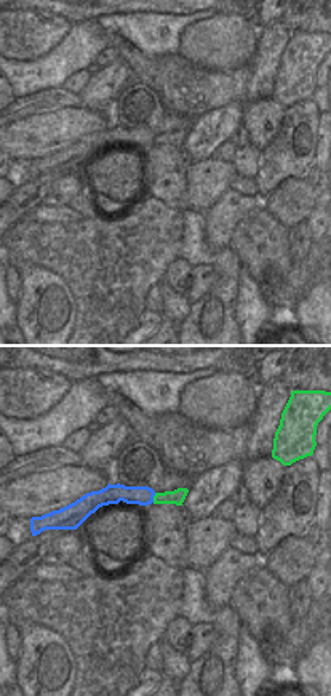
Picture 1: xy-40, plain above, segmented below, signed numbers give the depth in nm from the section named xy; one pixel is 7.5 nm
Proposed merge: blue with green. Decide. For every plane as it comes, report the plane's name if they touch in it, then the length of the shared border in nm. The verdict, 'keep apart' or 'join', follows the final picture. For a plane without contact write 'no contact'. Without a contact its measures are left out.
meets blue in xy-40; contact 80 nm long

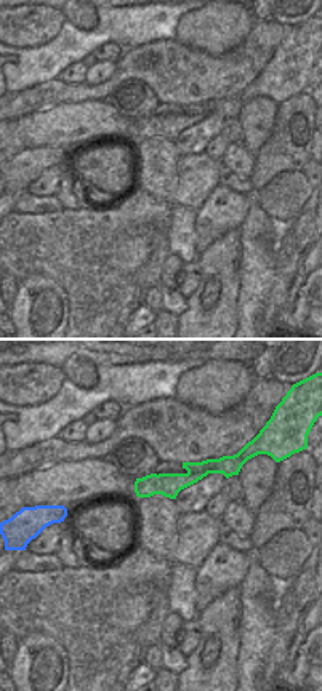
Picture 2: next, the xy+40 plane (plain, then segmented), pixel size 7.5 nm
no contact

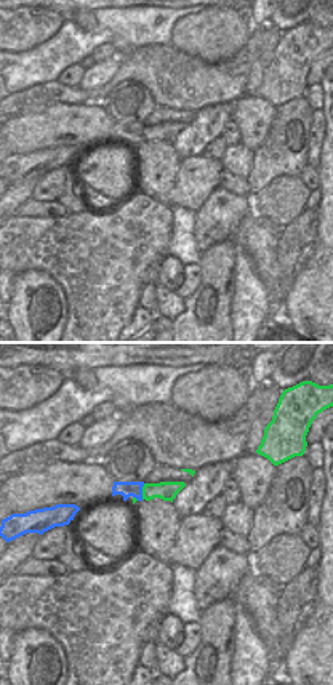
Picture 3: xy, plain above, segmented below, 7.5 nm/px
meets blue in xy; contact 120 nm long

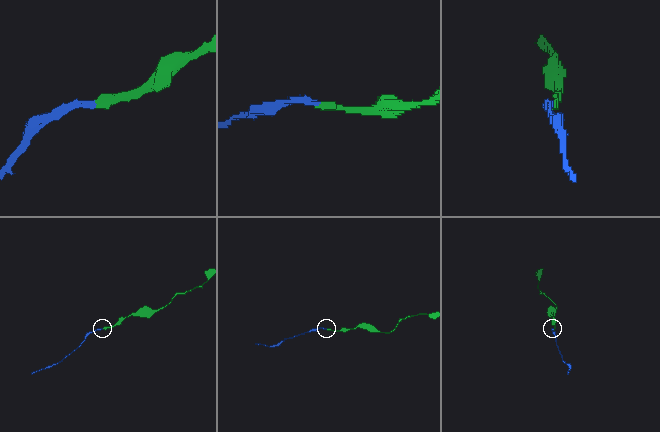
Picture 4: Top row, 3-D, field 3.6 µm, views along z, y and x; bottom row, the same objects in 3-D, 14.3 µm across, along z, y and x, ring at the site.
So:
join

